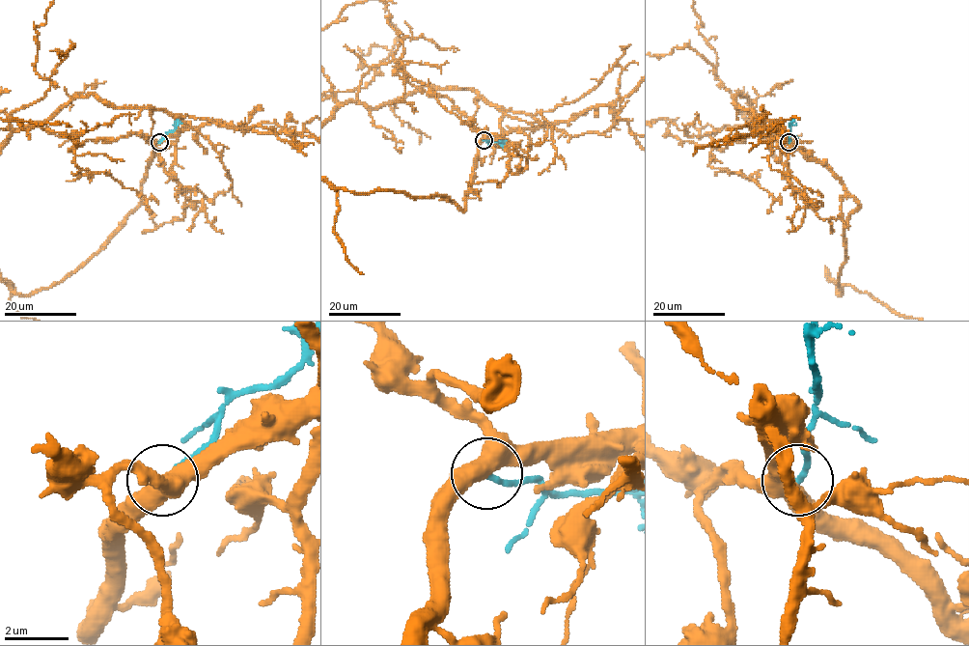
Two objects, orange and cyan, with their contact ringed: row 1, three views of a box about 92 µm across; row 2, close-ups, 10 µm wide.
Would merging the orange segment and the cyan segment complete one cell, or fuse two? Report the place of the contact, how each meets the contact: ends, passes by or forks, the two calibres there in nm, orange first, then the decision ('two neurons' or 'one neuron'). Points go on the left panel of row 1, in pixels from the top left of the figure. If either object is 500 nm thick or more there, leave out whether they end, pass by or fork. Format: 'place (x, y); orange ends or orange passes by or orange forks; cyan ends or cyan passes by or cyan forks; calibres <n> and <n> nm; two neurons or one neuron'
place (159, 142); orange forks; cyan ends; calibres 440 and 170 nm; two neurons

